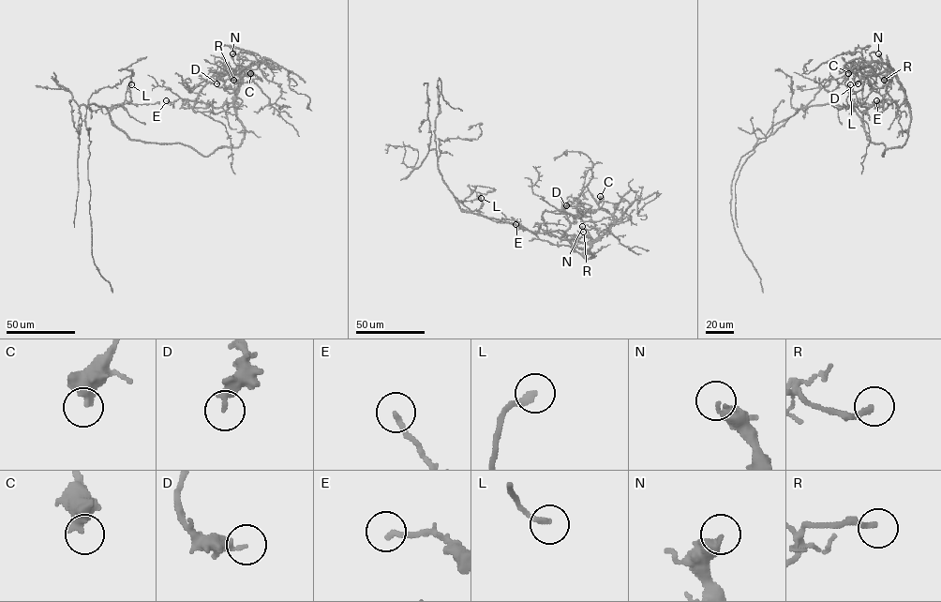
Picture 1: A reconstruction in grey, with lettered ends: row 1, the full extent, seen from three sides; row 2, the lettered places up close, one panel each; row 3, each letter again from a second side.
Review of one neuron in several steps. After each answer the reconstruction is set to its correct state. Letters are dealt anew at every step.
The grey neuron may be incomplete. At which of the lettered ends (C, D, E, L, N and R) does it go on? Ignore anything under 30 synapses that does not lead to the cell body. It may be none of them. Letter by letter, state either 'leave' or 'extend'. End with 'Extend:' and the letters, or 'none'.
C: leave
D: leave
E: leave
L: leave
N: leave
R: leave
Extend: none

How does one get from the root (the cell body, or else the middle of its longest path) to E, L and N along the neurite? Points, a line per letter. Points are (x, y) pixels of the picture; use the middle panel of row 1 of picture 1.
E: (501, 221), (536, 233), (562, 231), (572, 246), (593, 256), (541, 240), (515, 224)
L: (501, 221), (464, 212), (457, 202), (481, 199), (479, 195), (481, 198)
N: (501, 221), (536, 233), (562, 231), (572, 246), (588, 248), (592, 257), (585, 256), (590, 238), (582, 226)

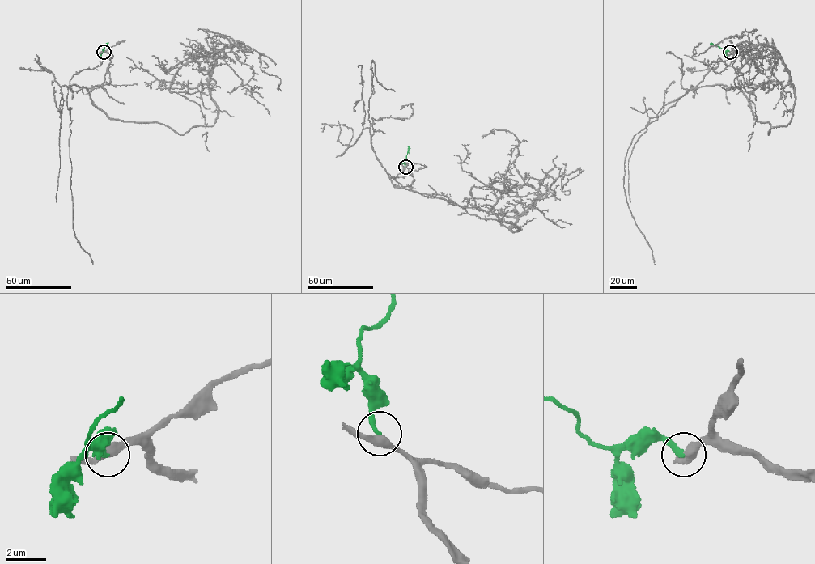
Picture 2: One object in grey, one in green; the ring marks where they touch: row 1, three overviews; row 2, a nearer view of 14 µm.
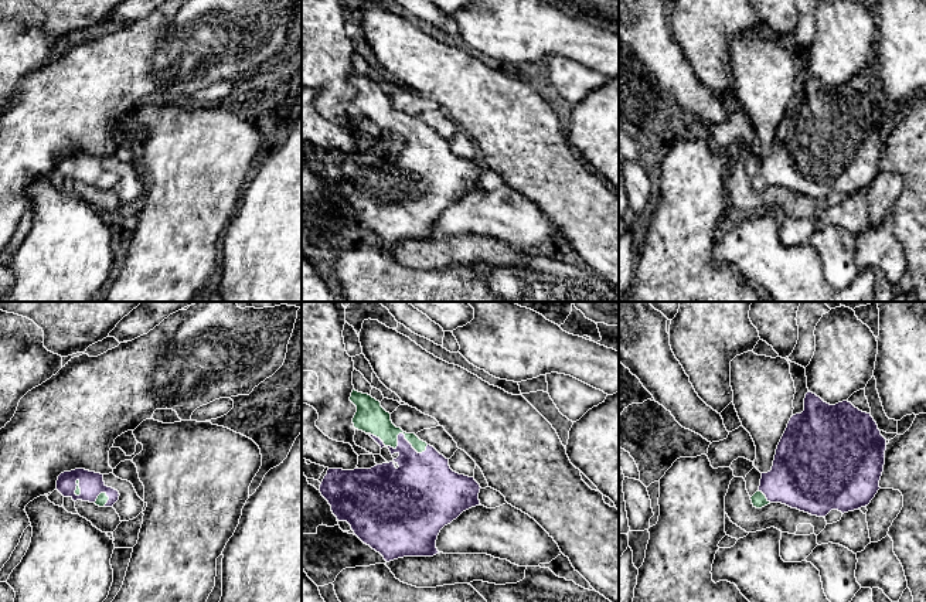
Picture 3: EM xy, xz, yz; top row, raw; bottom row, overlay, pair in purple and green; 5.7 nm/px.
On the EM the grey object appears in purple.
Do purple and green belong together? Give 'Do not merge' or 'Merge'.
Merge

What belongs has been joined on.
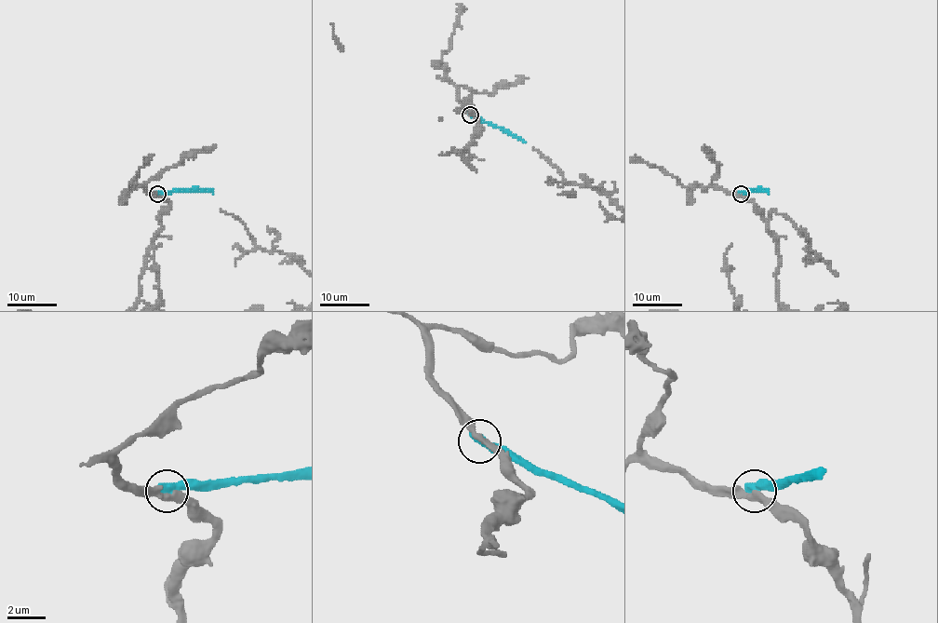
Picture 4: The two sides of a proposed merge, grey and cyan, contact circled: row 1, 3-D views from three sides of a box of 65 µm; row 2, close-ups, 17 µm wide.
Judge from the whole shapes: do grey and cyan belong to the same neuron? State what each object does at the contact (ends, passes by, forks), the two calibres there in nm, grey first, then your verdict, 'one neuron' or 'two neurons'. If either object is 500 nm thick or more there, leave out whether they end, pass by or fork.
320 nm thick on the grey side, 500 nm on the other; two neurons

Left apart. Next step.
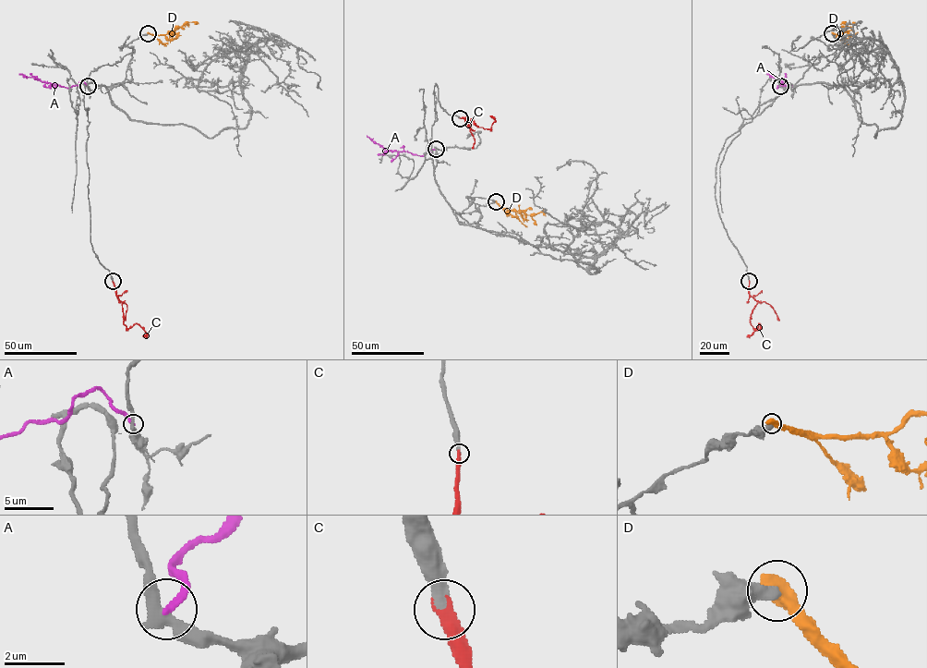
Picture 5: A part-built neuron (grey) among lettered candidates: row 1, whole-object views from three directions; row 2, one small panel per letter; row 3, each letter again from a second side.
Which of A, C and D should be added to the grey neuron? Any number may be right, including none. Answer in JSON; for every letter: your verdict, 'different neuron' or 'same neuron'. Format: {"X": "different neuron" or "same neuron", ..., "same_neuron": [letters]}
{"A": "different neuron", "C": "same neuron", "D": "different neuron", "same_neuron": ["C"]}

